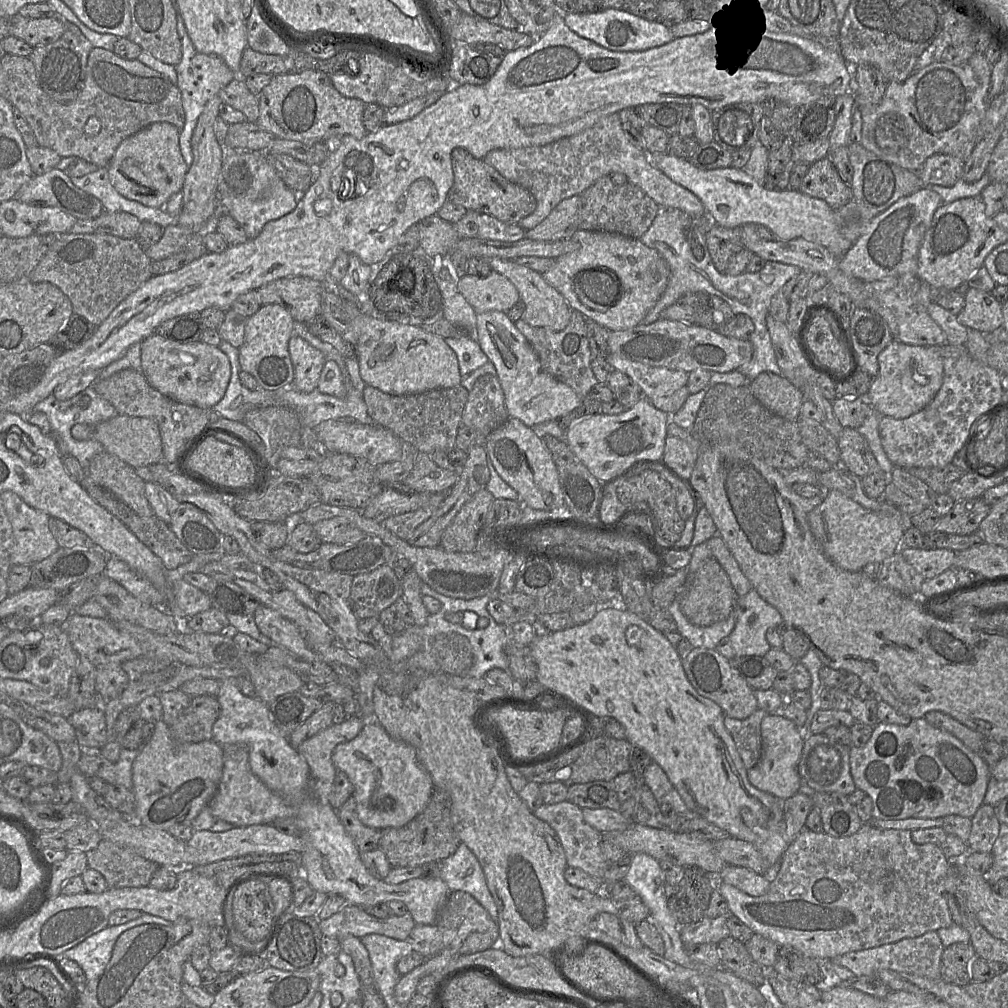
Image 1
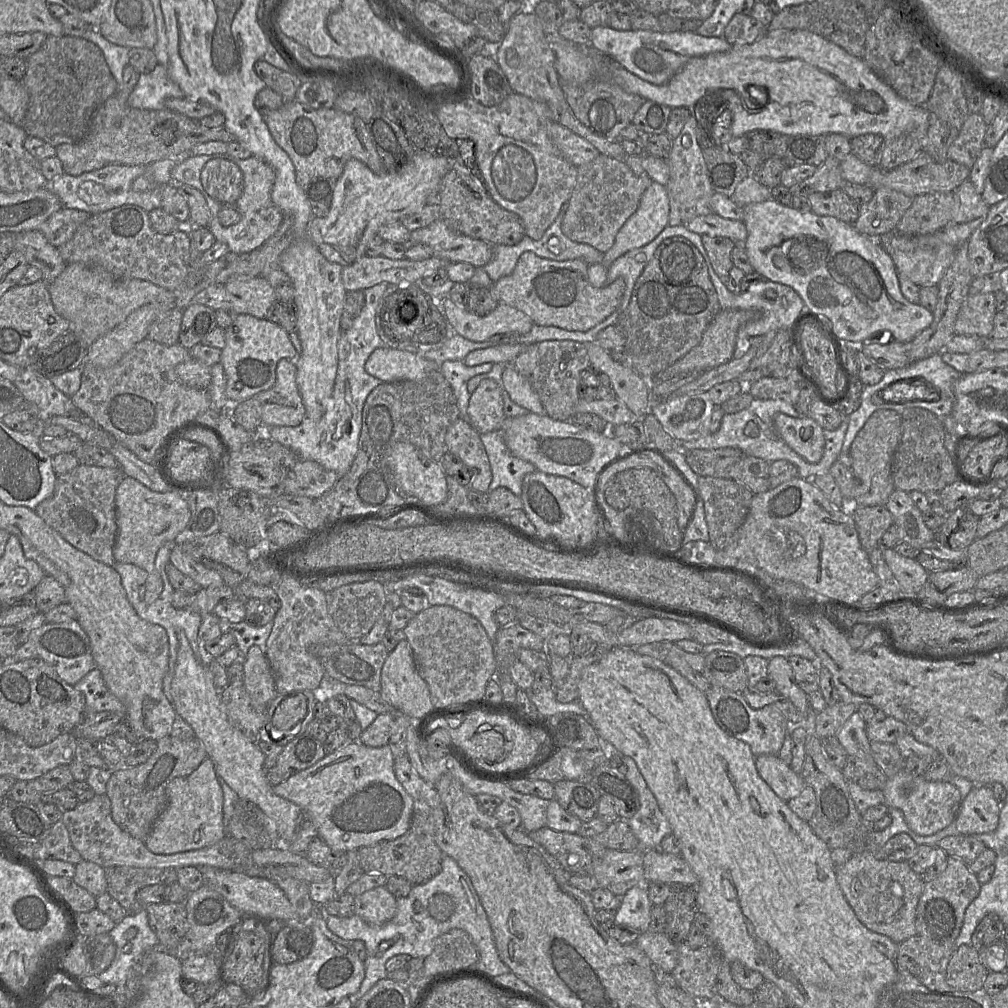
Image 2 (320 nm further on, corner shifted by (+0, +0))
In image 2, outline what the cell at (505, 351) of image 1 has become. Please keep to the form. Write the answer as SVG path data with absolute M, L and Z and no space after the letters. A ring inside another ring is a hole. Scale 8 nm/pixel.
M510 364L504 367L502 386L517 405L538 415L546 414L539 395L532 388L528 379Z

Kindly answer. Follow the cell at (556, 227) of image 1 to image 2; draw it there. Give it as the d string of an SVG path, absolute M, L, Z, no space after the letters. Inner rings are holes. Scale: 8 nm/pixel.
M441 218L411 231L410 240L431 247L433 256L452 263L466 262L474 267L484 267L493 255L492 244L453 231Z

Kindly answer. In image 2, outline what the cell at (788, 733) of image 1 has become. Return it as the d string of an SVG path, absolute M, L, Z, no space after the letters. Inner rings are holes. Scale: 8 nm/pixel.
M778 755L755 757L757 771L774 793L784 801L797 797L805 783L801 774L796 773Z

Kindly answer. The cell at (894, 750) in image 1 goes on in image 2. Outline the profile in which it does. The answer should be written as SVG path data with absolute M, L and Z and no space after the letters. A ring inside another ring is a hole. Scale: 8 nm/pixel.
M904 769L887 779L882 790L884 804L902 811L909 828L921 836L930 836L955 821L962 798L949 781L928 781L921 775L912 775Z

